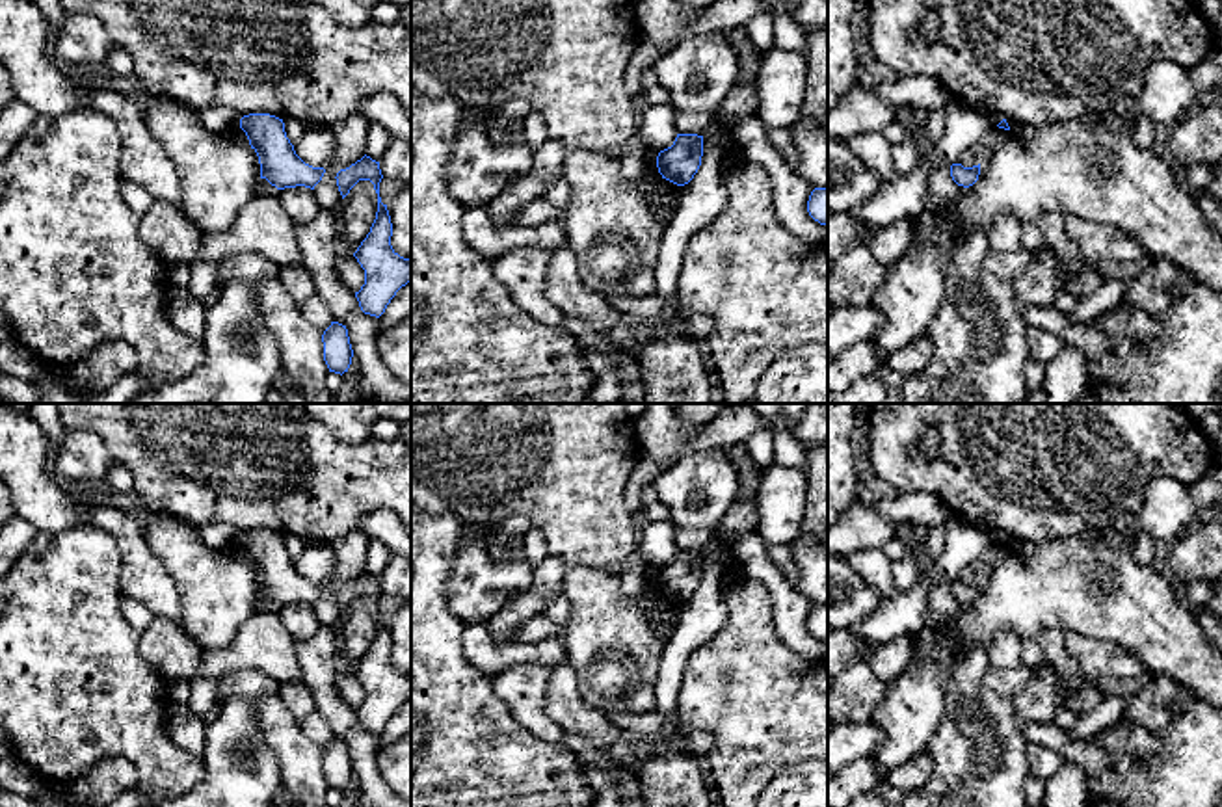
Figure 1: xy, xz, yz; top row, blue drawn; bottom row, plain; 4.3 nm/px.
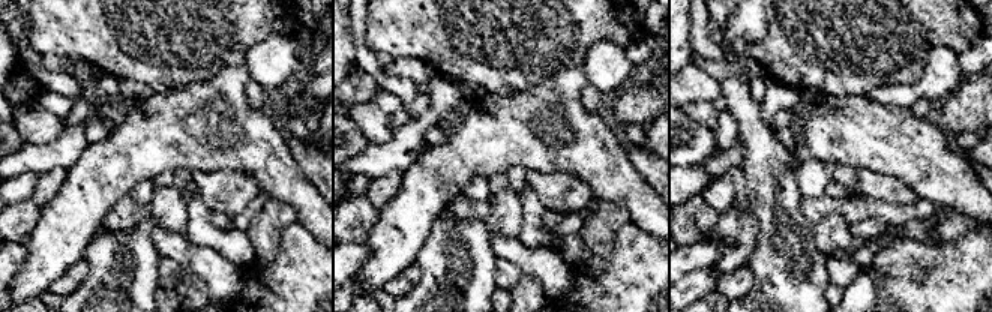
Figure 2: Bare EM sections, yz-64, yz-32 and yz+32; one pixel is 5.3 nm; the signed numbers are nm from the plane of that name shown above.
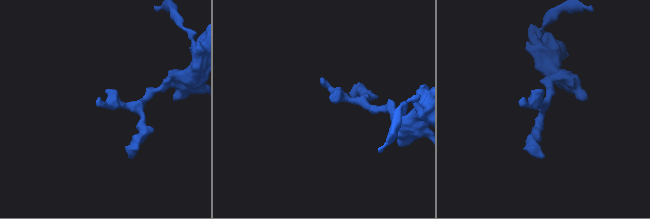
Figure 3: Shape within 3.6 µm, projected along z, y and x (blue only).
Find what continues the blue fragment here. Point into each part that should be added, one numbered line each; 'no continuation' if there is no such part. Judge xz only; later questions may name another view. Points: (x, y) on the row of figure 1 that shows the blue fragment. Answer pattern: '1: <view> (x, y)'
no continuation

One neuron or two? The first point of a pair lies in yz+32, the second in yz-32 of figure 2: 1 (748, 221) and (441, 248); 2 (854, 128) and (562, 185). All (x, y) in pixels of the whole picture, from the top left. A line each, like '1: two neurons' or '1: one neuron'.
1: two neurons
2: two neurons

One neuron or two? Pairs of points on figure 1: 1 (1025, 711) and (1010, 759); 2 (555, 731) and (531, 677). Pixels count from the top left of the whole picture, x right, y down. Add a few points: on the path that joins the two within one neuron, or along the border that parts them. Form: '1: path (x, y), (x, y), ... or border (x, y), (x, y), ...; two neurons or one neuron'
1: border (1010, 700), (1014, 722), (1022, 729); two neurons
2: path (540, 720), (531, 711), (531, 692); one neuron

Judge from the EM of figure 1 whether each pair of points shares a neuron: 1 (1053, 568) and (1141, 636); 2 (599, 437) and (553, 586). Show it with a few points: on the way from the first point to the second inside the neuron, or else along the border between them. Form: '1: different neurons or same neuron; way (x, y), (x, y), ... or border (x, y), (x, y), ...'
1: same neuron; way (1075, 584), (1094, 590), (1118, 614)
2: different neurons; border (549, 555), (568, 568)

